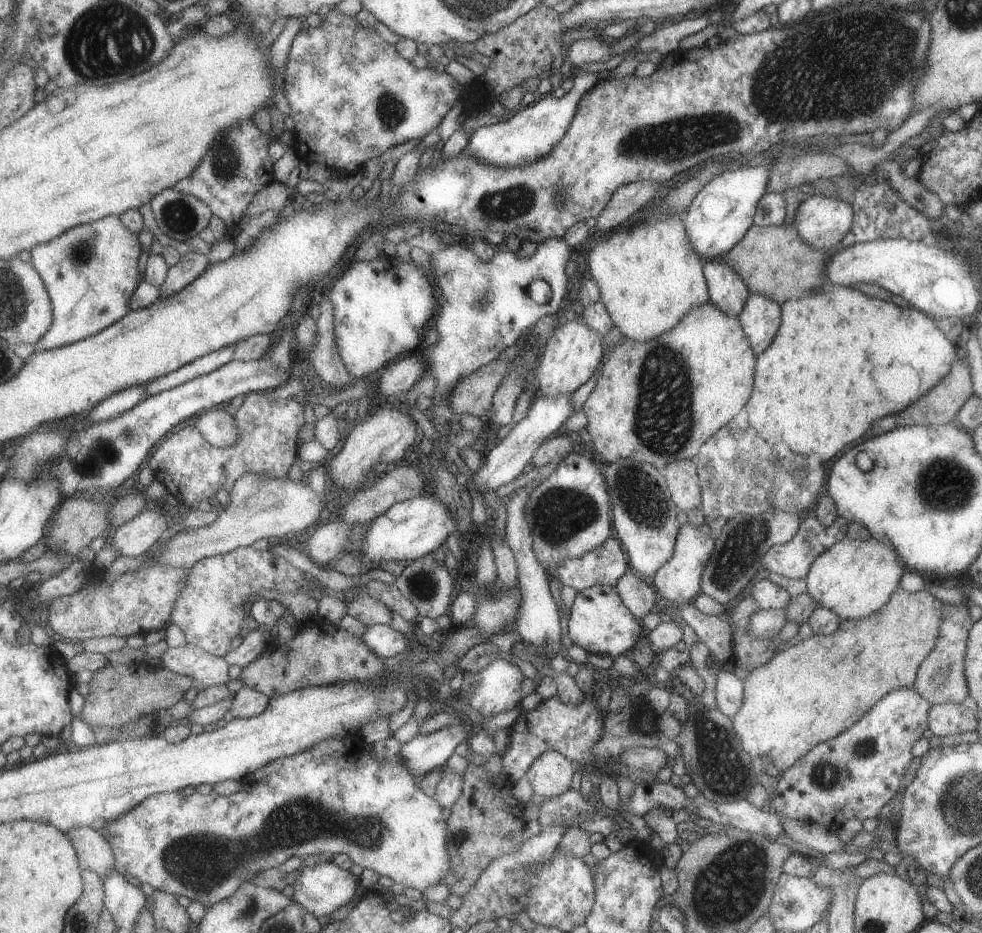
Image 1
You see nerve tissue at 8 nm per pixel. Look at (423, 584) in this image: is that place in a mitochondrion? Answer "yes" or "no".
yes

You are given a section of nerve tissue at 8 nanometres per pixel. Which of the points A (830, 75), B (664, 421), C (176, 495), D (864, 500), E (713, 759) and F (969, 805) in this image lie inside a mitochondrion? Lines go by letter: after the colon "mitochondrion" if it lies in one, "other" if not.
A: mitochondrion
B: mitochondrion
C: other
D: other
E: mitochondrion
F: mitochondrion

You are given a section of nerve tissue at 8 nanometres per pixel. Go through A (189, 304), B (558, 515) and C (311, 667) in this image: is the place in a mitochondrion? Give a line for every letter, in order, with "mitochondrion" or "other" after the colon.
A: other
B: mitochondrion
C: mitochondrion

